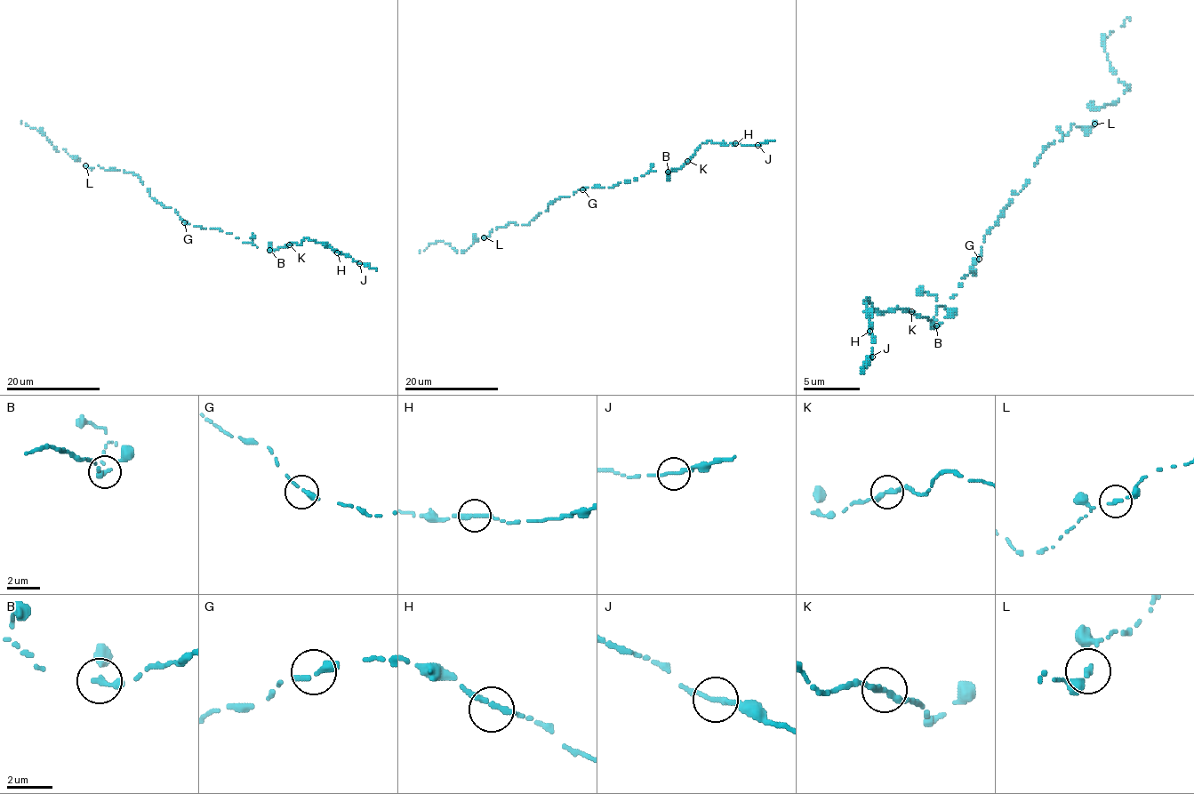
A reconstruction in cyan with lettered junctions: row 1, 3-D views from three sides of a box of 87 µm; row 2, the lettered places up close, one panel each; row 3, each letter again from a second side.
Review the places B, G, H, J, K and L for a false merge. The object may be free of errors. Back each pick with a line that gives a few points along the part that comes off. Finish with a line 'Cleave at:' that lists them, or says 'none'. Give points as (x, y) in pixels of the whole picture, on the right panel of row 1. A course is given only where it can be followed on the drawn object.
Cleave at: none

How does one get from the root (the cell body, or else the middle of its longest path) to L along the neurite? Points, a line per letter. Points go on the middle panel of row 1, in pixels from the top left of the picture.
L: (575, 191), (573, 195), (548, 203), (548, 208), (527, 224), (508, 223), (484, 236)

